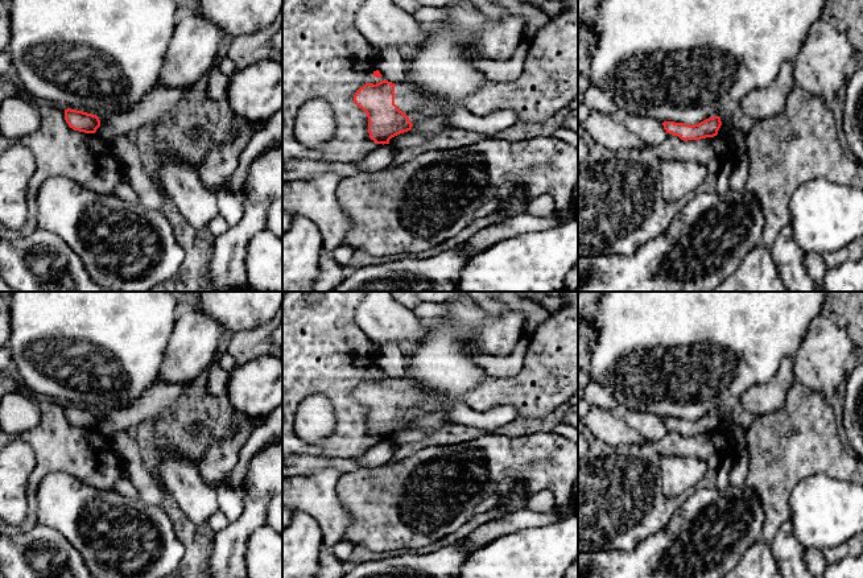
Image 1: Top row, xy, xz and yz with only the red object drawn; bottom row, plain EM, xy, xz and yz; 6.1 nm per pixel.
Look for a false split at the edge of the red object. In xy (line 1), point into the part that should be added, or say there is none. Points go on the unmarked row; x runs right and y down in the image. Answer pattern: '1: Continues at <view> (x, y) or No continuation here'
1: No continuation here

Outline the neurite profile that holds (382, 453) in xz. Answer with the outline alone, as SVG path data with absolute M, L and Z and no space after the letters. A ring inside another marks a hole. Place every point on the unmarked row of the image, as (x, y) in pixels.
M391 439L377 442L363 455L356 458L359 467L372 468L389 463L396 451L396 445Z

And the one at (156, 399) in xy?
M158 383L128 405L99 410L100 422L95 430L110 438L116 432L131 430L133 426L154 418L177 401L187 384Z

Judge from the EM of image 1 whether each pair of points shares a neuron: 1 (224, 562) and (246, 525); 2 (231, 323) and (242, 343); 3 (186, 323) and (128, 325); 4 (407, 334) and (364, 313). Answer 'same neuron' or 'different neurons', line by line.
1: same neuron
2: different neurons
3: different neurons
4: same neuron

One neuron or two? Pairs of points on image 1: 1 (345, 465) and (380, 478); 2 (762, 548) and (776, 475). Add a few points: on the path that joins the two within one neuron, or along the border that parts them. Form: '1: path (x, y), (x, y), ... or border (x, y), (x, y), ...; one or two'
1: border (360, 467), (342, 474); two
2: border (760, 539), (769, 544); two

